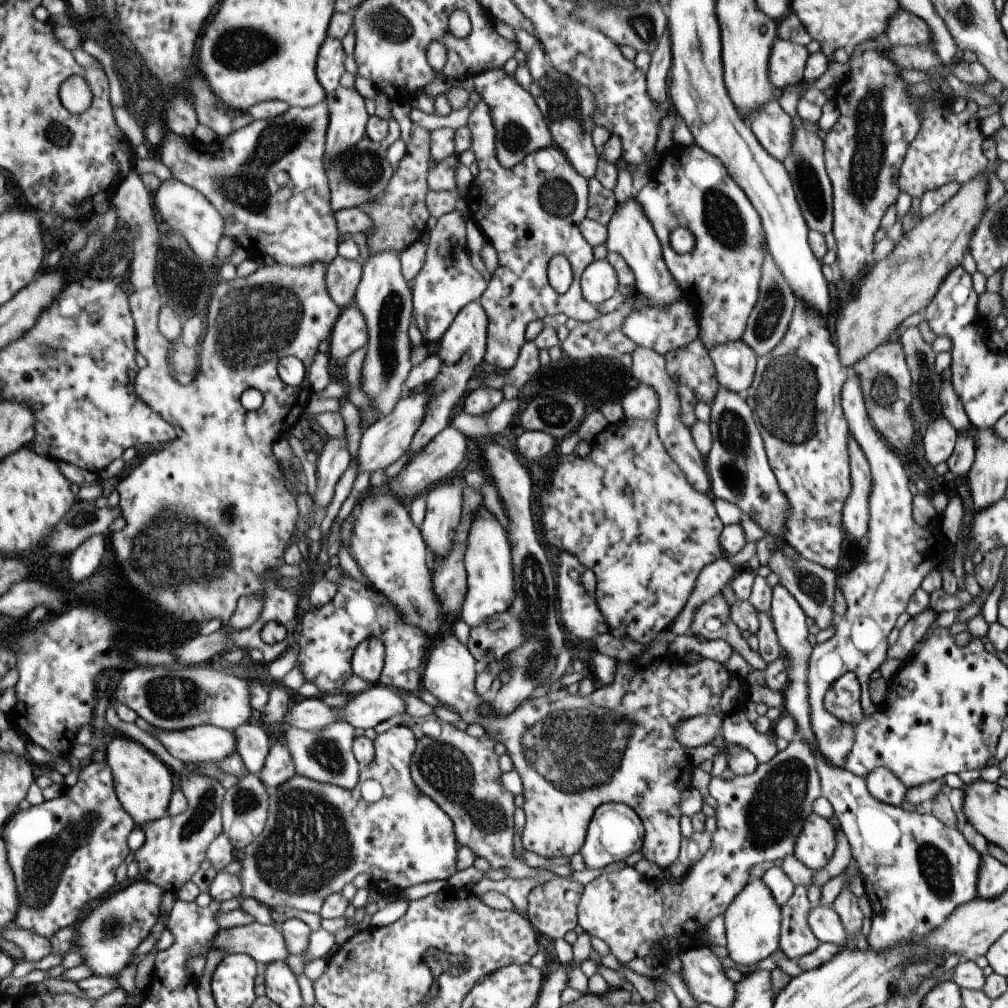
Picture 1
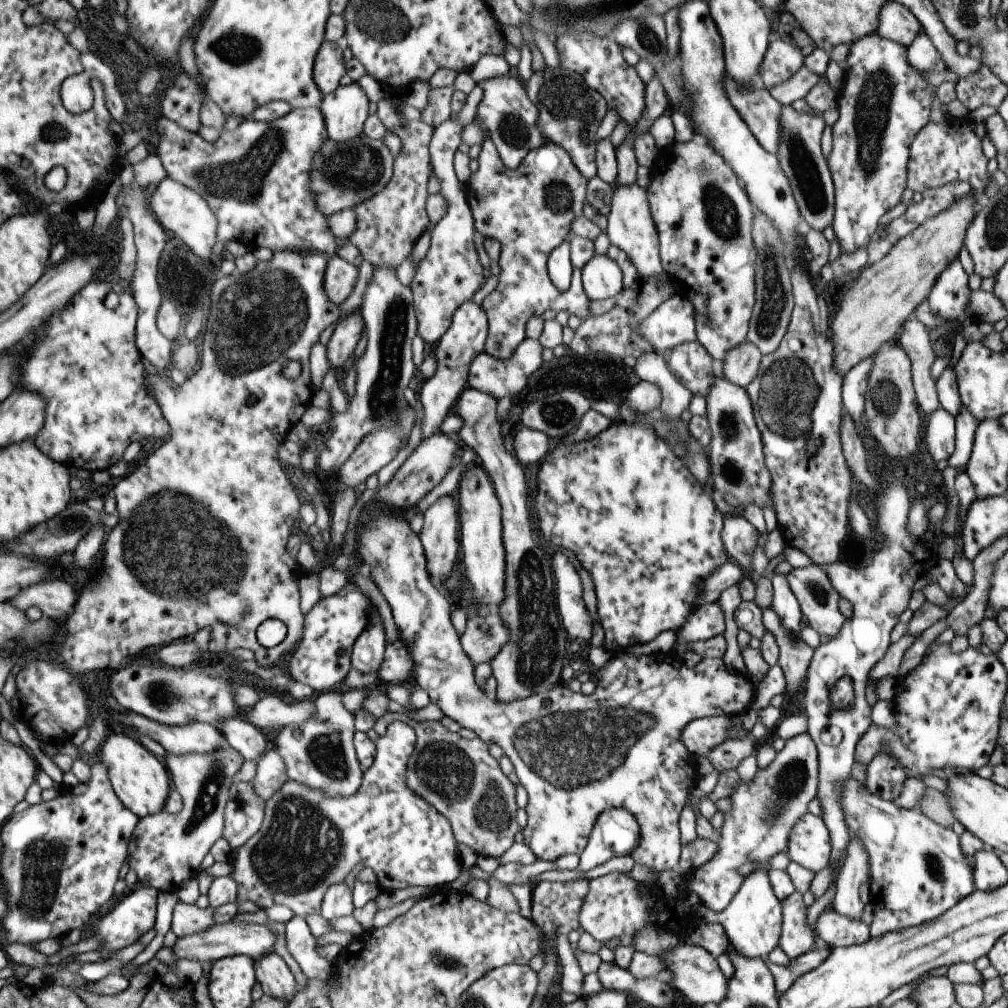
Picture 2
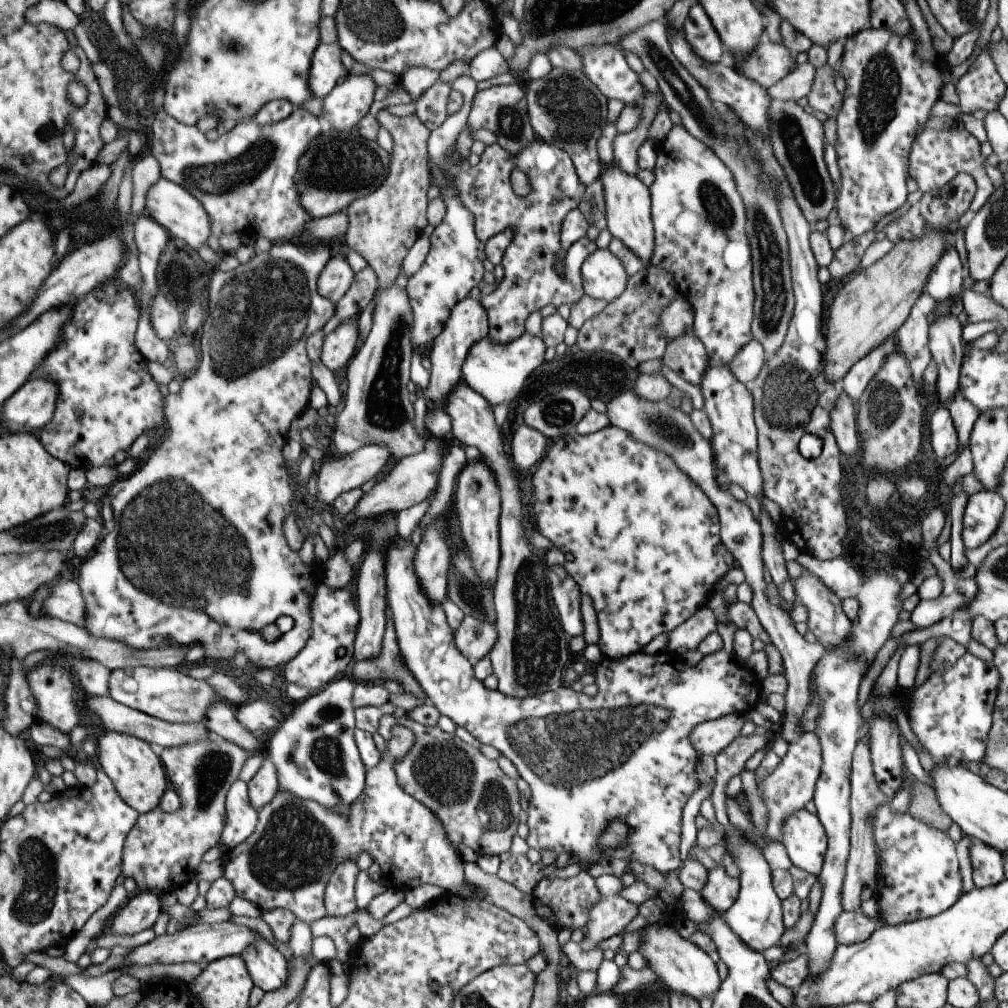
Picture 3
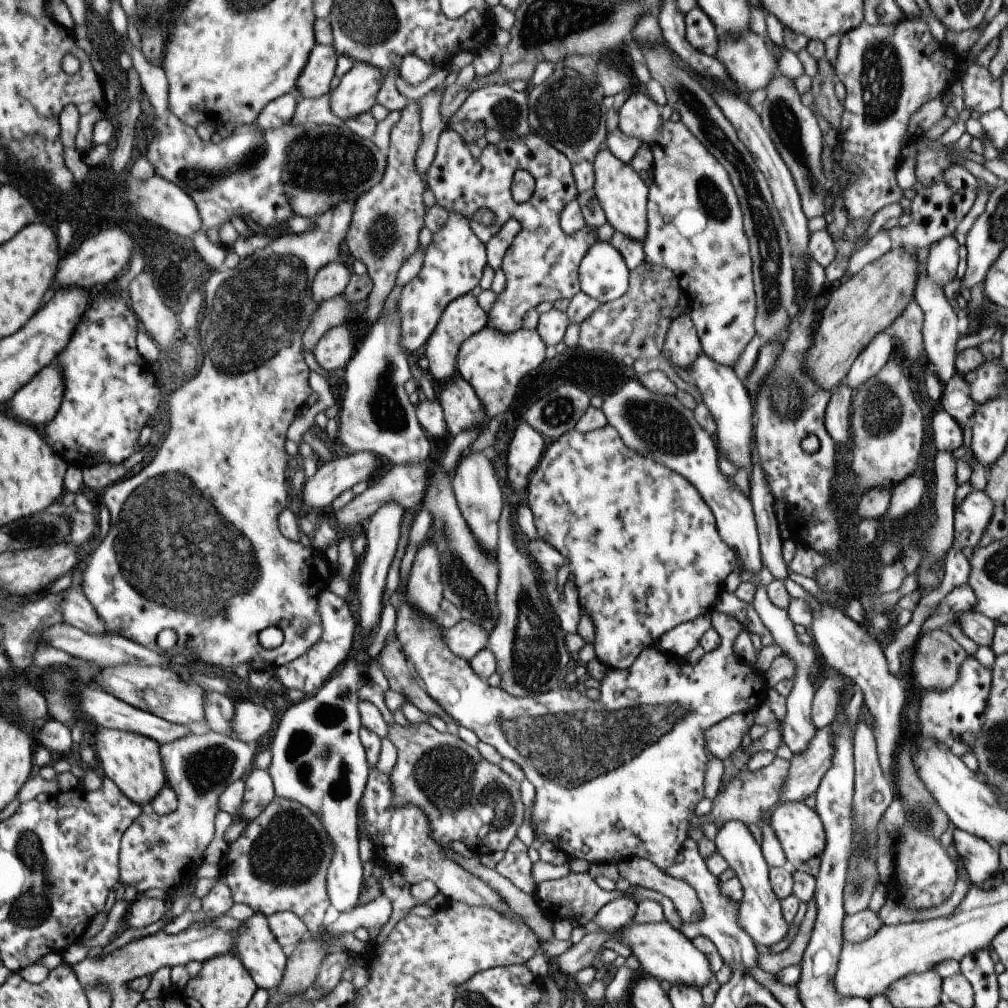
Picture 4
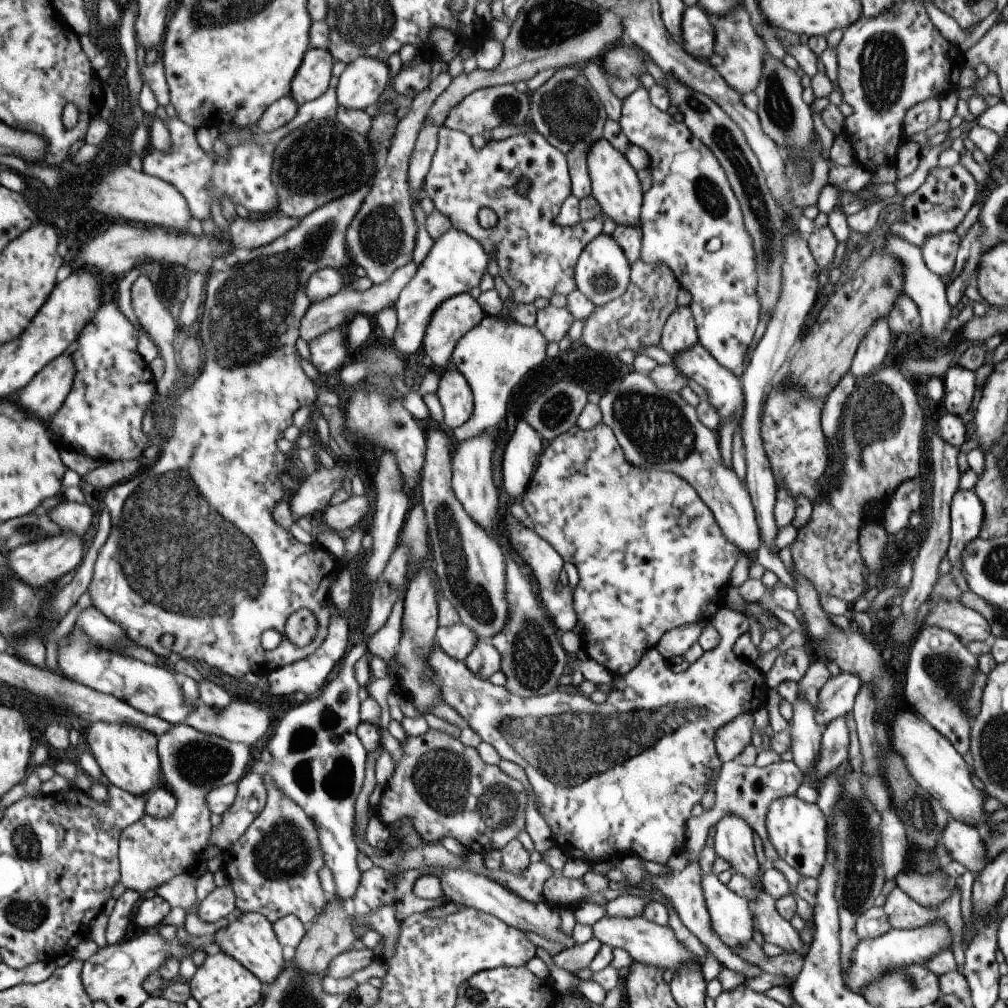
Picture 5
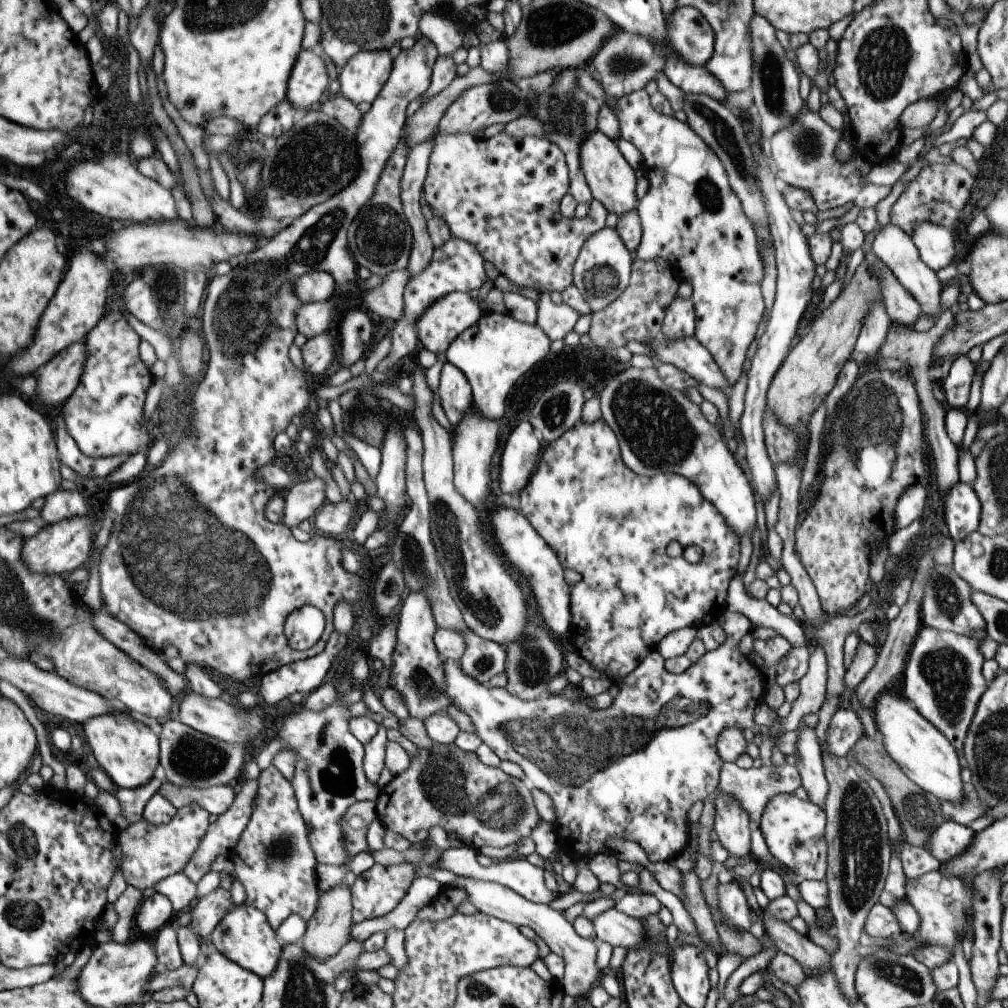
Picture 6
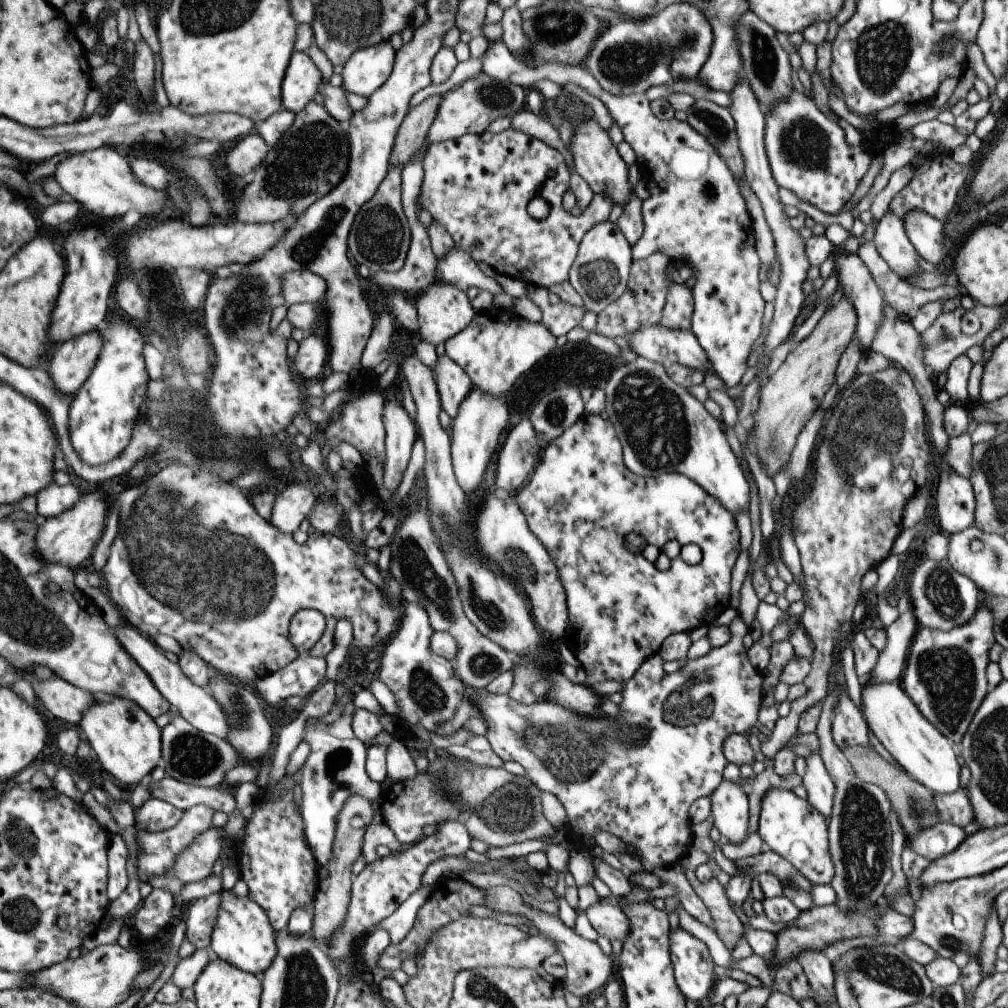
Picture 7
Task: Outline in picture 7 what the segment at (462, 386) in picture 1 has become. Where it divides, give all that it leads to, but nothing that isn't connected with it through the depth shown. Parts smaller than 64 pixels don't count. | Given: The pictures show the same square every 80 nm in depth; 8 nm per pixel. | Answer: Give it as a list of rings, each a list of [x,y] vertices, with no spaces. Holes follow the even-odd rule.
[[[431,283],[427,288],[418,292],[414,307],[418,324],[416,333],[420,334],[421,340],[430,342],[434,346],[461,332],[476,316],[476,312],[471,308],[471,303],[467,300],[465,293],[453,285],[445,283]]]

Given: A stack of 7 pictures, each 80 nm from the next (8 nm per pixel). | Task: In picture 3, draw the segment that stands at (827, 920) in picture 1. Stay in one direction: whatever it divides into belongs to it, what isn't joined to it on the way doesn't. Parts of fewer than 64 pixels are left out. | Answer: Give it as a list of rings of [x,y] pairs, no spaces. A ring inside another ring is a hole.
[[[841,911],[833,923],[833,934],[837,945],[848,945],[864,941],[878,926],[876,919],[861,912]]]

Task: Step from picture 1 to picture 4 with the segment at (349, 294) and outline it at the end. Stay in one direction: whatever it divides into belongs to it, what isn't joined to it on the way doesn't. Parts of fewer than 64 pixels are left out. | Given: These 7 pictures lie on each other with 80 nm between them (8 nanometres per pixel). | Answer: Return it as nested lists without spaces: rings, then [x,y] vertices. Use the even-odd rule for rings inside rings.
[[[341,261],[321,267],[310,284],[310,296],[318,304],[343,293],[349,280],[349,270]]]

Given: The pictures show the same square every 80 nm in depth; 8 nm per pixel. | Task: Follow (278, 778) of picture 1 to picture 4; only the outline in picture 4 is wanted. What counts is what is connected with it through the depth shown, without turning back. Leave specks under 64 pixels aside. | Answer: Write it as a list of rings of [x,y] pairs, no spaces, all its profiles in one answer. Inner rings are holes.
[[[249,770],[244,776],[241,805],[236,816],[247,823],[254,820],[275,797],[272,780],[266,770]]]

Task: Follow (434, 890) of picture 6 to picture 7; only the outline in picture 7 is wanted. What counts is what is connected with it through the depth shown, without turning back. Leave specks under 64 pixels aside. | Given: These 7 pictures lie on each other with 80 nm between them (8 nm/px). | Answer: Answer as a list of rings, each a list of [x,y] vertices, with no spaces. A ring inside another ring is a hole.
[[[426,885],[425,887],[419,886],[415,892],[412,892],[399,906],[386,918],[382,921],[379,921],[377,923],[377,926],[374,926],[374,928],[371,931],[373,932],[375,929],[385,929],[387,933],[389,934],[389,942],[396,945],[398,942],[401,942],[405,935],[412,929],[417,909],[425,902],[425,899],[428,897],[428,894],[430,893],[429,890],[431,888],[431,885]]]

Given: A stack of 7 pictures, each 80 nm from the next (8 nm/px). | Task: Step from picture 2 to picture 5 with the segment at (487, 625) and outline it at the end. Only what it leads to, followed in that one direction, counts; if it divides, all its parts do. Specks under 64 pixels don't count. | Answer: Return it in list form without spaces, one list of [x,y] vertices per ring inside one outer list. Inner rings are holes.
[[[455,624],[449,627],[438,626],[434,635],[434,644],[441,648],[447,656],[463,661],[473,648],[481,645],[471,628],[465,624]]]

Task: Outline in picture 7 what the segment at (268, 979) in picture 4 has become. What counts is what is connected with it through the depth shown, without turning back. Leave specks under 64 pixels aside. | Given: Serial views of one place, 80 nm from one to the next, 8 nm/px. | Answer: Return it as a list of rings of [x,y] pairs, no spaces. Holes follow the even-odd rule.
[[[221,889],[219,918],[212,934],[212,950],[222,960],[246,973],[259,974],[271,964],[275,956],[275,930],[267,912],[249,897],[237,897],[230,889]]]

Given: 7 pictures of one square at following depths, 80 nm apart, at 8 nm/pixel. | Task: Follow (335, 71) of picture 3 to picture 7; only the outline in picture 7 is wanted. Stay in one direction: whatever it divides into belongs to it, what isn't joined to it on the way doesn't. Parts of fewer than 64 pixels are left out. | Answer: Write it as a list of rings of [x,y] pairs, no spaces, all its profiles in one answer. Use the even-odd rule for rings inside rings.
[[[293,51],[281,84],[282,107],[296,113],[318,92],[322,76],[306,52]]]

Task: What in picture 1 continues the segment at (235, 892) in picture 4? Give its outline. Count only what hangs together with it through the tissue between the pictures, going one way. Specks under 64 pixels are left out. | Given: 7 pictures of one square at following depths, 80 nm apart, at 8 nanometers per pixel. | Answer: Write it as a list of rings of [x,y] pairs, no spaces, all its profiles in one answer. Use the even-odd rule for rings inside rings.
[[[391,725],[372,740],[373,760],[360,768],[357,784],[351,789],[318,783],[293,775],[282,785],[268,793],[268,807],[263,830],[241,852],[240,893],[235,897],[235,909],[241,900],[253,898],[270,908],[284,906],[295,909],[297,915],[318,913],[321,903],[360,872],[370,874],[371,883],[377,890],[405,890],[411,885],[431,881],[447,881],[455,874],[455,855],[459,848],[454,837],[451,819],[428,796],[425,796],[410,777],[410,760],[416,747],[416,738],[405,725]],[[365,780],[375,780],[382,788],[381,798],[367,802],[359,793]]]

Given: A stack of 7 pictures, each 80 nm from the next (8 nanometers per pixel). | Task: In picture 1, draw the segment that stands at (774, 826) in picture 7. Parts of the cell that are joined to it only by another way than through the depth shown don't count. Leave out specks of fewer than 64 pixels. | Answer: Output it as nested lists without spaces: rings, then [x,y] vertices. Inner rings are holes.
[[[811,812],[795,837],[791,855],[812,871],[818,871],[829,862],[835,843],[830,822]]]

